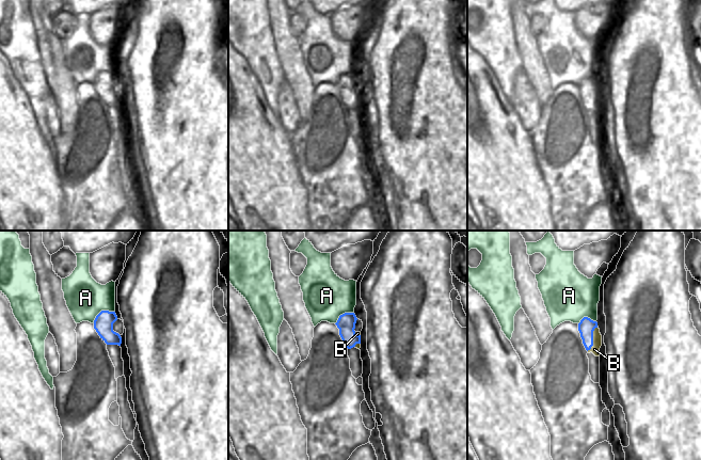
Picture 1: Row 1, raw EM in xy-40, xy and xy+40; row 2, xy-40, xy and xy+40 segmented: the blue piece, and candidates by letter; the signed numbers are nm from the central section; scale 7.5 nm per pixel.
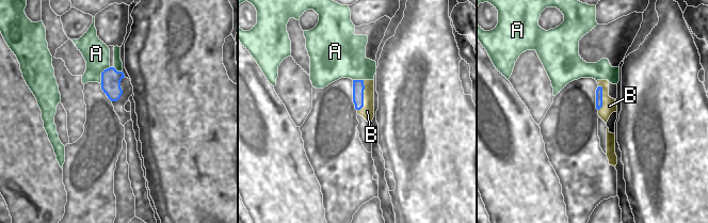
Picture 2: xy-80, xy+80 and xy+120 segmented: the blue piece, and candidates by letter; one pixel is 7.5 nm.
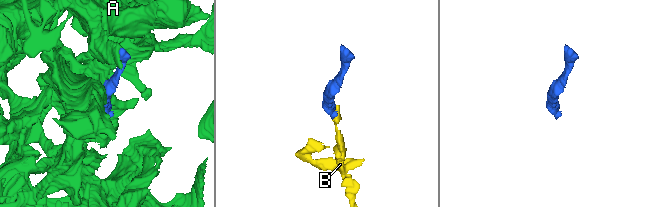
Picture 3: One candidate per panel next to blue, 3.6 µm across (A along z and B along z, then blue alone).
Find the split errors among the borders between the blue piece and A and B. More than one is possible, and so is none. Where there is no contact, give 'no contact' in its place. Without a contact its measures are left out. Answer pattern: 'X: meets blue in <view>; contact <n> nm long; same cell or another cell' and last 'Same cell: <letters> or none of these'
A: meets blue in xy-40; contact 190 nm long; another cell
B: meets blue in xy+40; contact 200 nm long; another cell
Same cell: none of these

